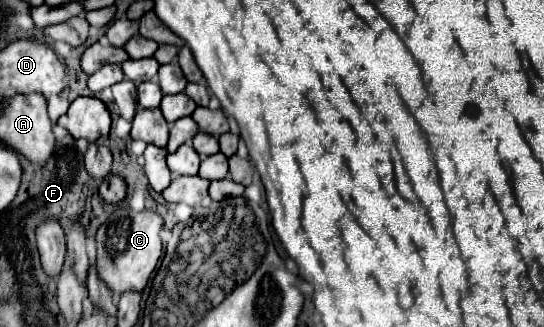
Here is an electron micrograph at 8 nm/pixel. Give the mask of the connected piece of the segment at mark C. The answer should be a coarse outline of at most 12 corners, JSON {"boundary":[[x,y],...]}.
{"boundary":[[156,212],[98,228],[96,268],[114,300],[142,292],[162,256]]}

